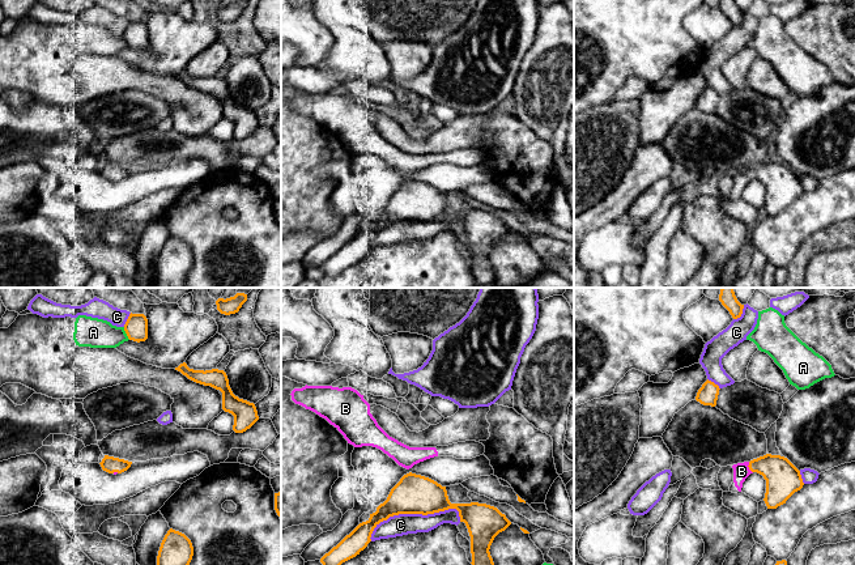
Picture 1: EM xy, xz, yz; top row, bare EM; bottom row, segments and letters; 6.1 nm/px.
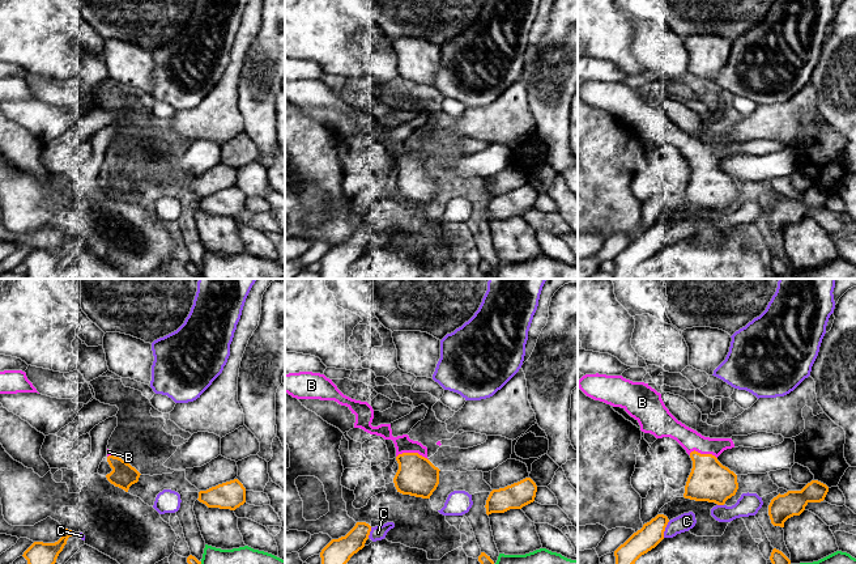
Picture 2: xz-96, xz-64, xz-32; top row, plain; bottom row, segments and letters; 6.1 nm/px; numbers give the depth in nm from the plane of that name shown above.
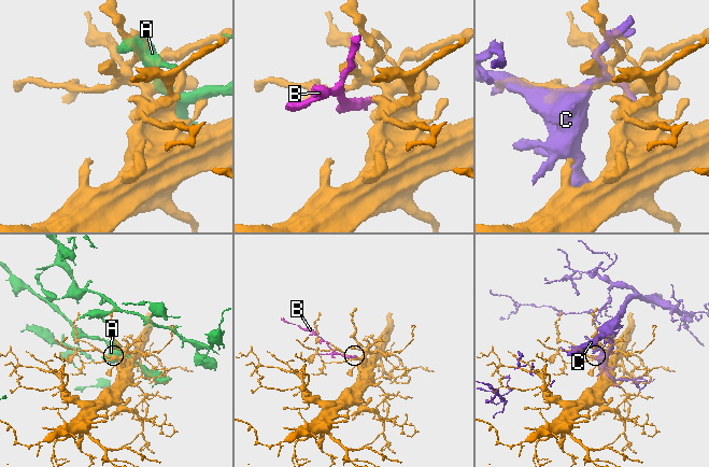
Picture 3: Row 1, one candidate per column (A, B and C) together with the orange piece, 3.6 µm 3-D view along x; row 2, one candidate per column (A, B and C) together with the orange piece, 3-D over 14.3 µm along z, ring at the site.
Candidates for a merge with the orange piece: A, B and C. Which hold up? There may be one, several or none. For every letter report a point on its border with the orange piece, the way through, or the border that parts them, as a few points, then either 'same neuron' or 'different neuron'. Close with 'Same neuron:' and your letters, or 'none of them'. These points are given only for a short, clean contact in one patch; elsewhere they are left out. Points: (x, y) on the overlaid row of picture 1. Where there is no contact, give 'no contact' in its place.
A: contact xy (126, 332); different neuron
B: contact yz (748, 466); way yz (783, 479), (769, 466), (748, 466), (741, 471); same neuron
C: contact xz (412, 513); different neuron
Same neuron: B

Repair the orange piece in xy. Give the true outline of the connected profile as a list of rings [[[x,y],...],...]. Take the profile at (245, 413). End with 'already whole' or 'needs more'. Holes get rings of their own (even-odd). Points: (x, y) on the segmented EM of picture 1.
[[[186,362],[175,368],[175,370],[196,383],[210,386],[222,392],[222,409],[234,416],[233,430],[235,433],[246,432],[259,420],[255,404],[239,399],[233,394],[224,370],[193,370],[190,369]]]; already whole

